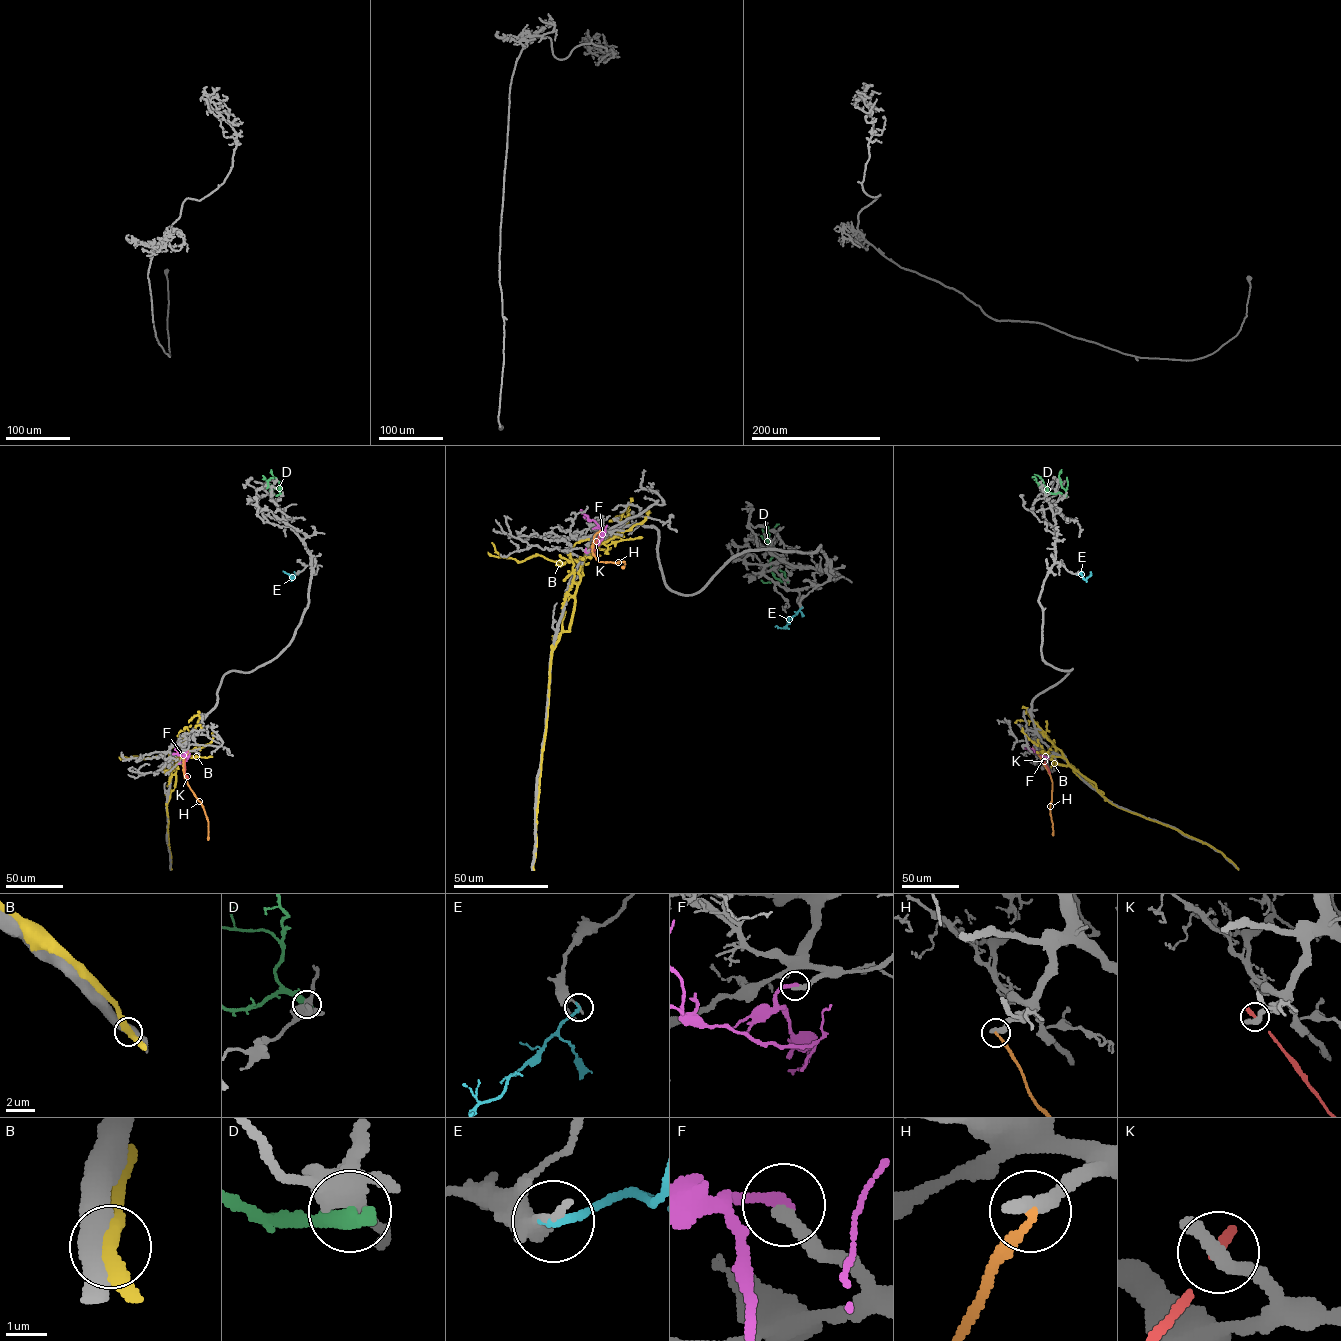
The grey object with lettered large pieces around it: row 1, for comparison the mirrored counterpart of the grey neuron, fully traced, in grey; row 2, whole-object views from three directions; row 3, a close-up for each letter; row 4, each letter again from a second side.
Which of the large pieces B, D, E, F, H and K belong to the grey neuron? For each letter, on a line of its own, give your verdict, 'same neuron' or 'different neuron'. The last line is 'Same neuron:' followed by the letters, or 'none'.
B: different neuron
D: different neuron
E: different neuron
F: different neuron
H: different neuron
K: different neuron
Same neuron: none

